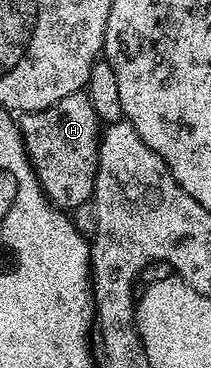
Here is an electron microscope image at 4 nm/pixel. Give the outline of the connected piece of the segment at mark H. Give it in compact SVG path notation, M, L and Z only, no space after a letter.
M85 90L56 101L48 109L27 111L17 120L22 130L26 156L34 166L36 177L55 207L73 209L90 203L98 168L98 111Z

